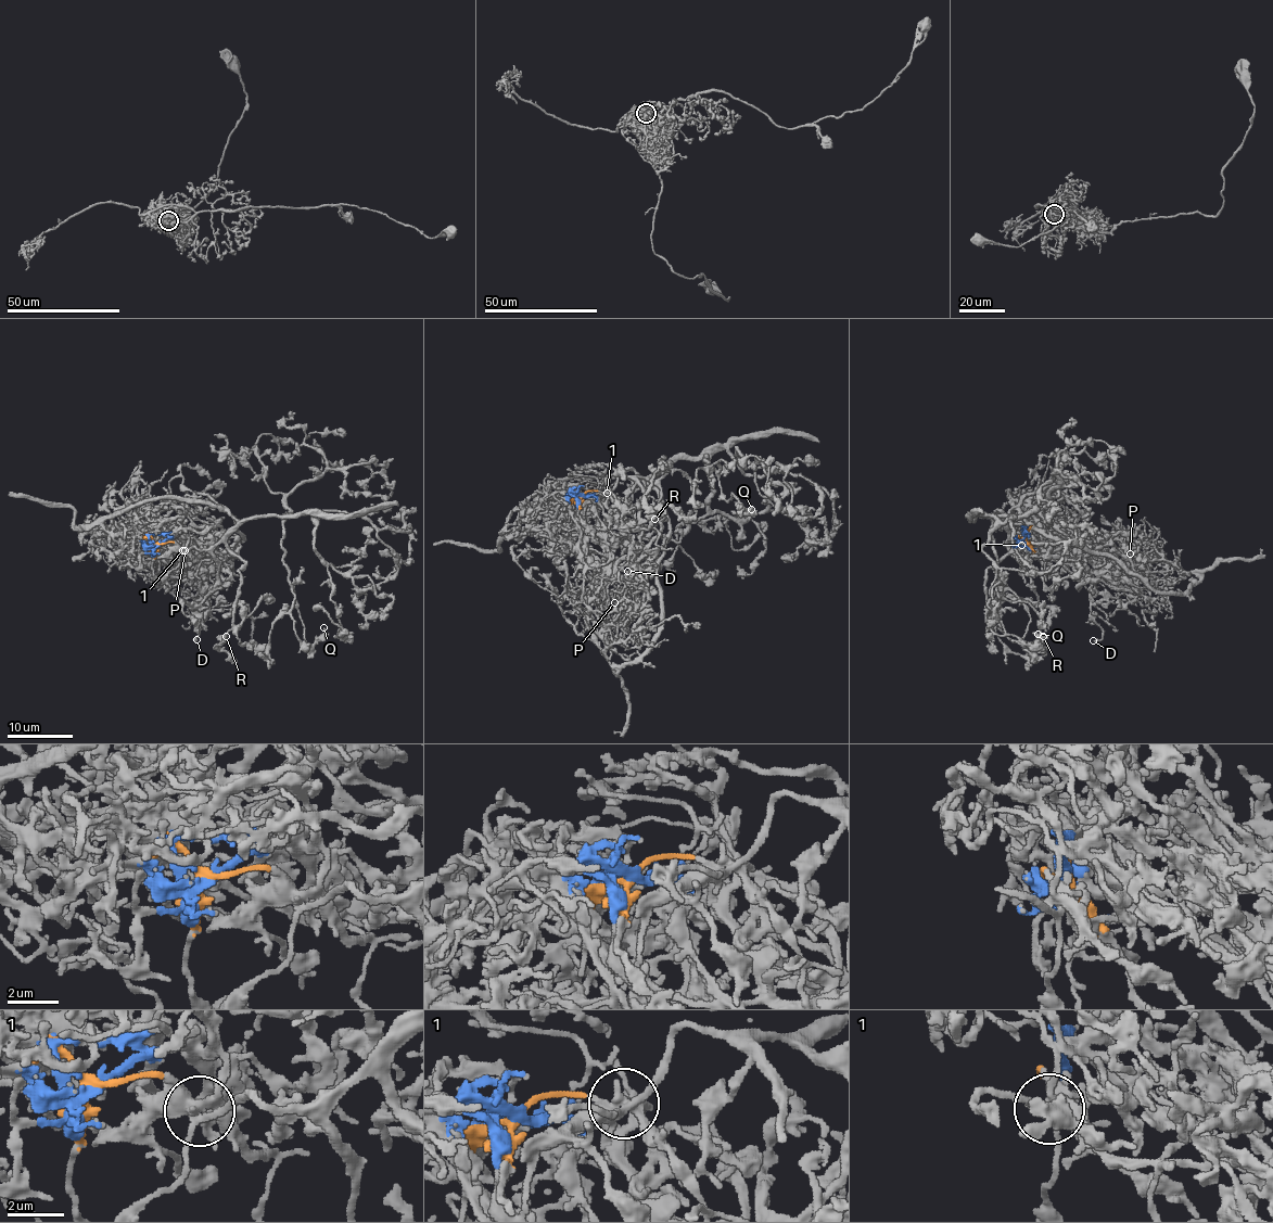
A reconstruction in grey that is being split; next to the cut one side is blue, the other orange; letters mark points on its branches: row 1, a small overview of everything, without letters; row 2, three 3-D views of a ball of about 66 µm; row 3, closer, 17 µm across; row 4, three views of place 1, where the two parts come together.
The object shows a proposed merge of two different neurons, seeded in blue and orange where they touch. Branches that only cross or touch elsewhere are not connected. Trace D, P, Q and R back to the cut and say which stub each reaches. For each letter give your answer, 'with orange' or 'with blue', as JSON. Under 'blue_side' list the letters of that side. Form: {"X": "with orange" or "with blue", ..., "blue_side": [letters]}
{"D": "with blue", "P": "with blue", "Q": "with orange", "R": "with orange", "blue_side": ["D", "P"]}

